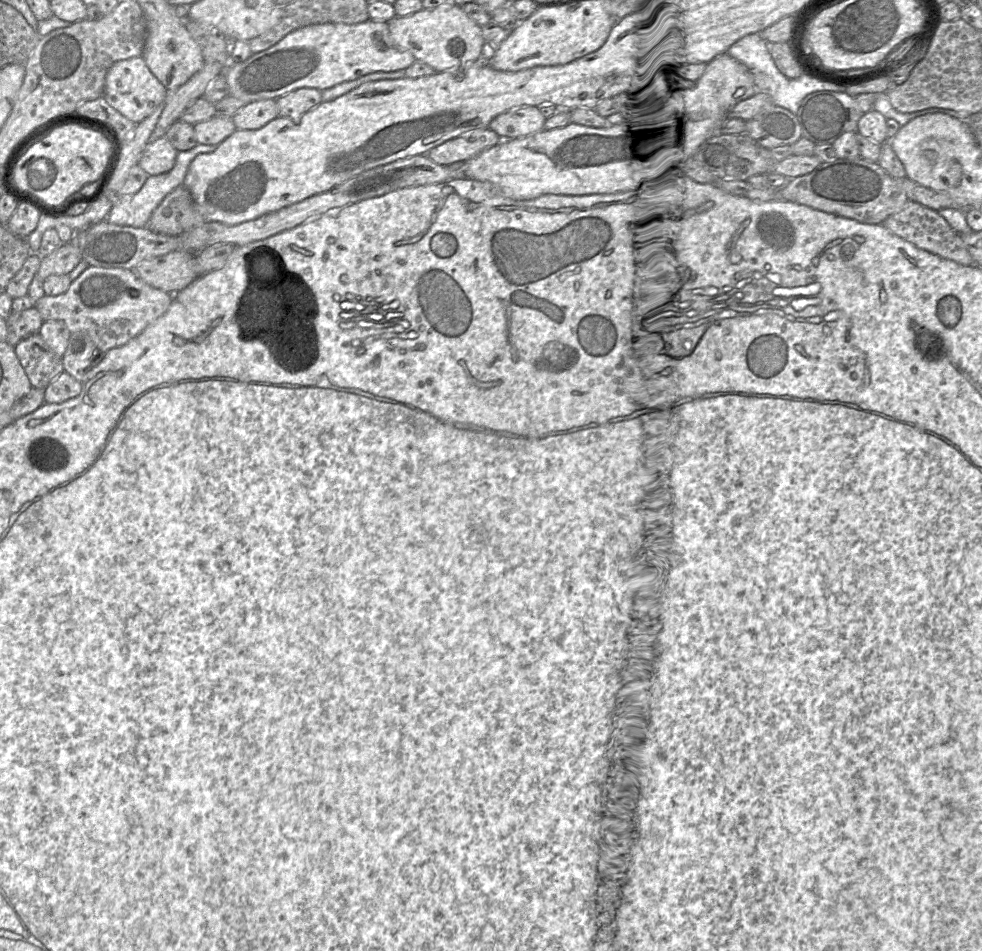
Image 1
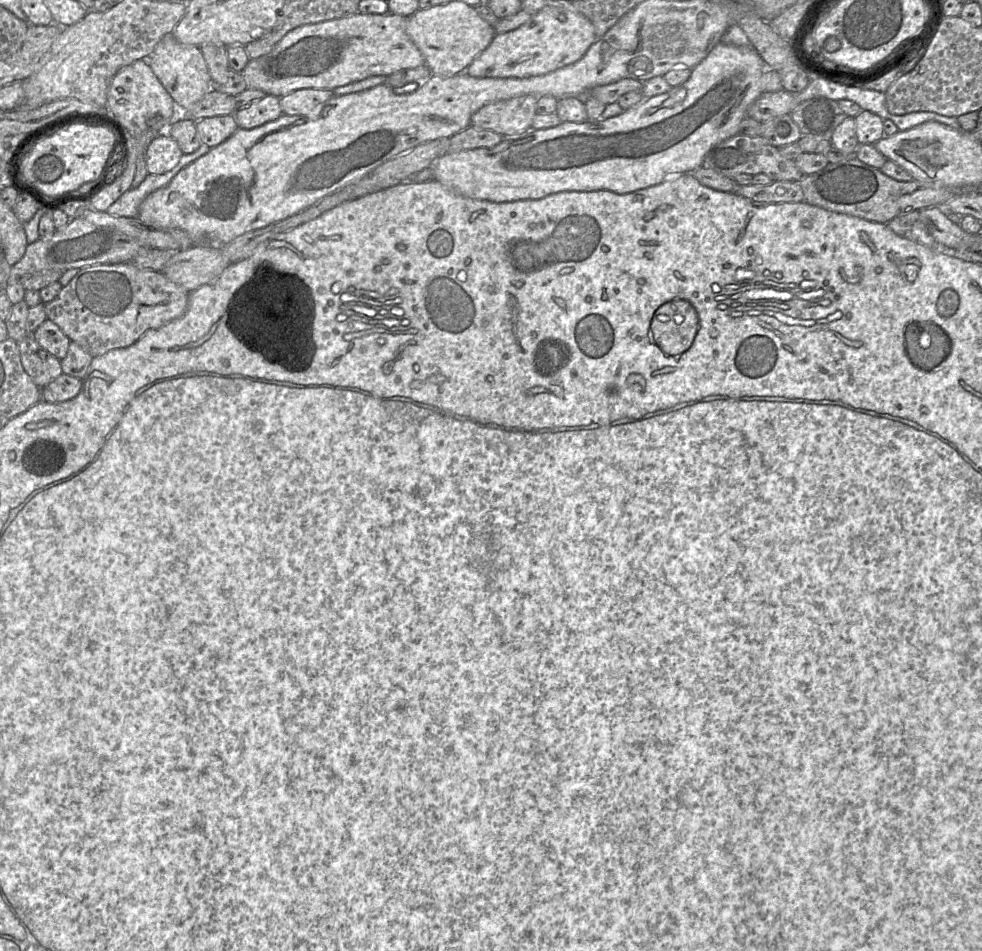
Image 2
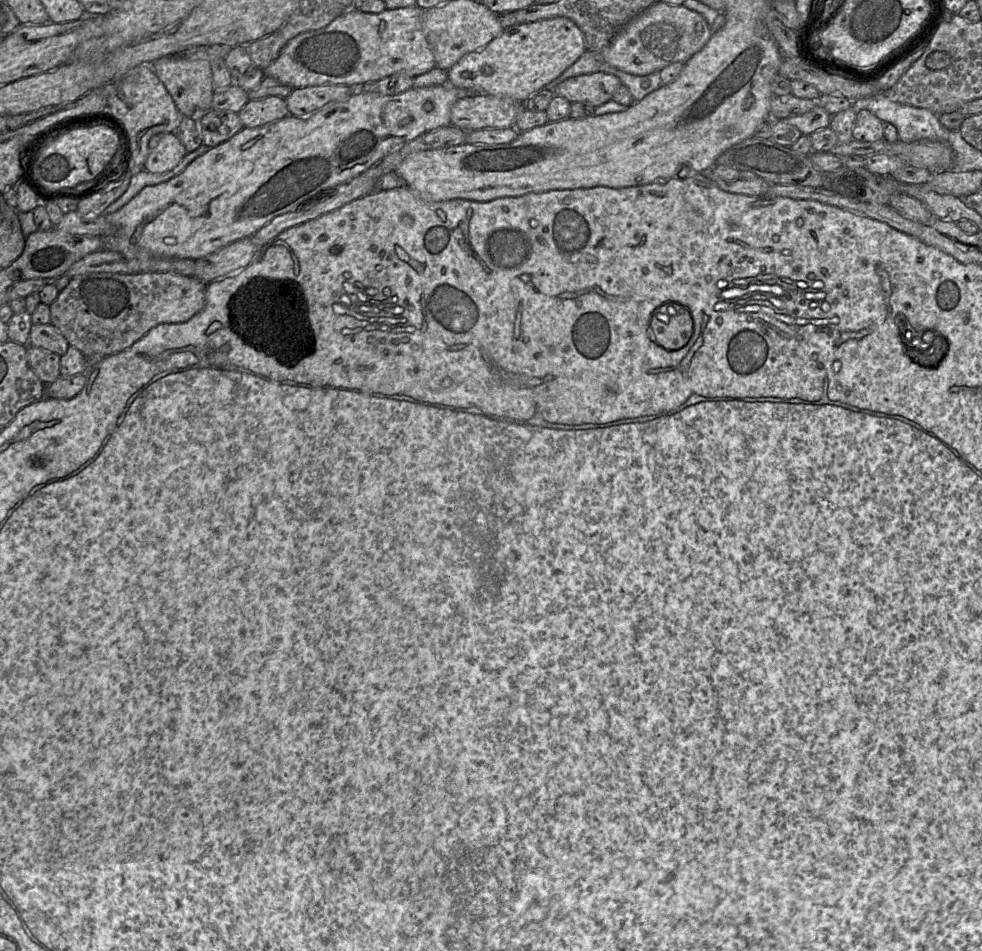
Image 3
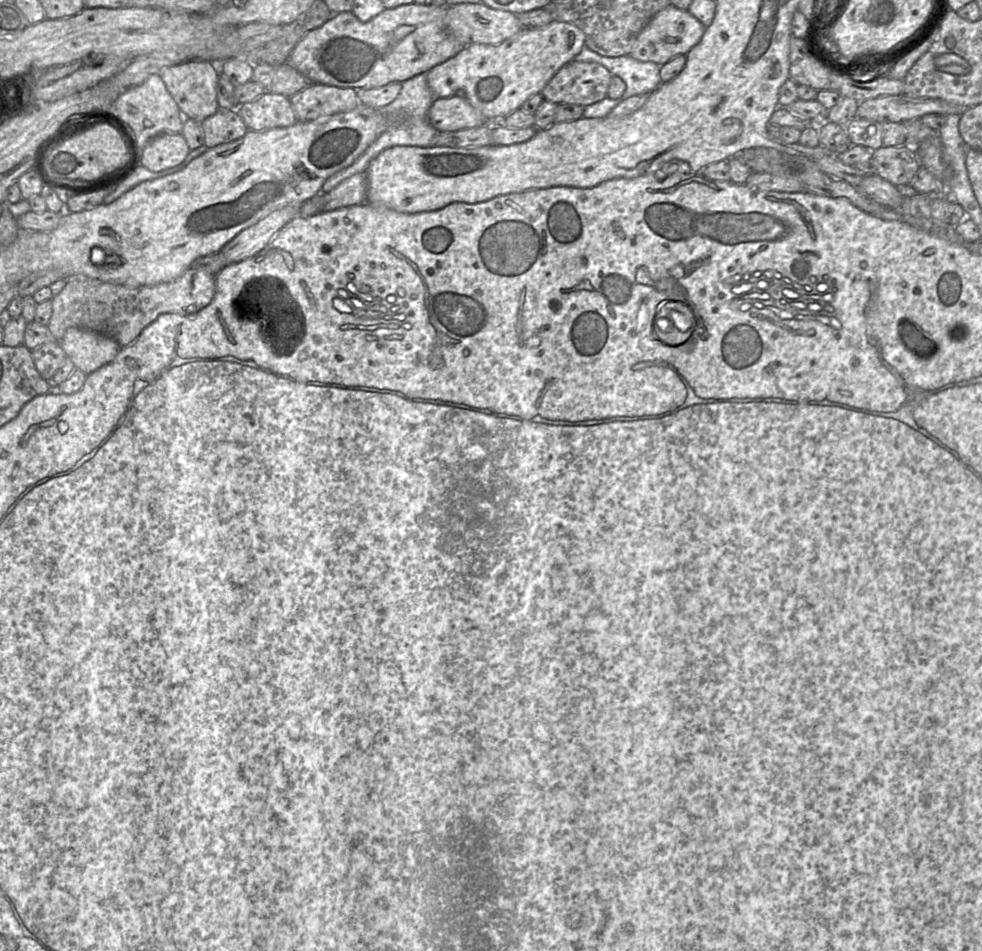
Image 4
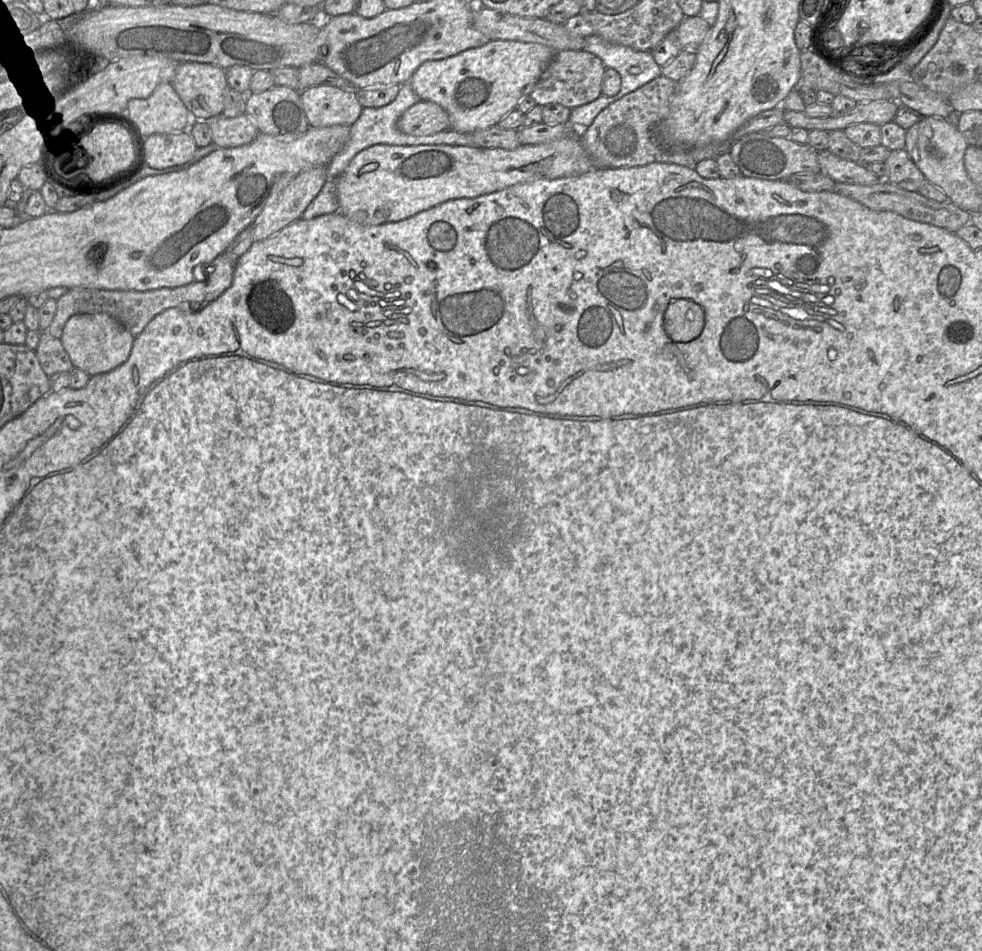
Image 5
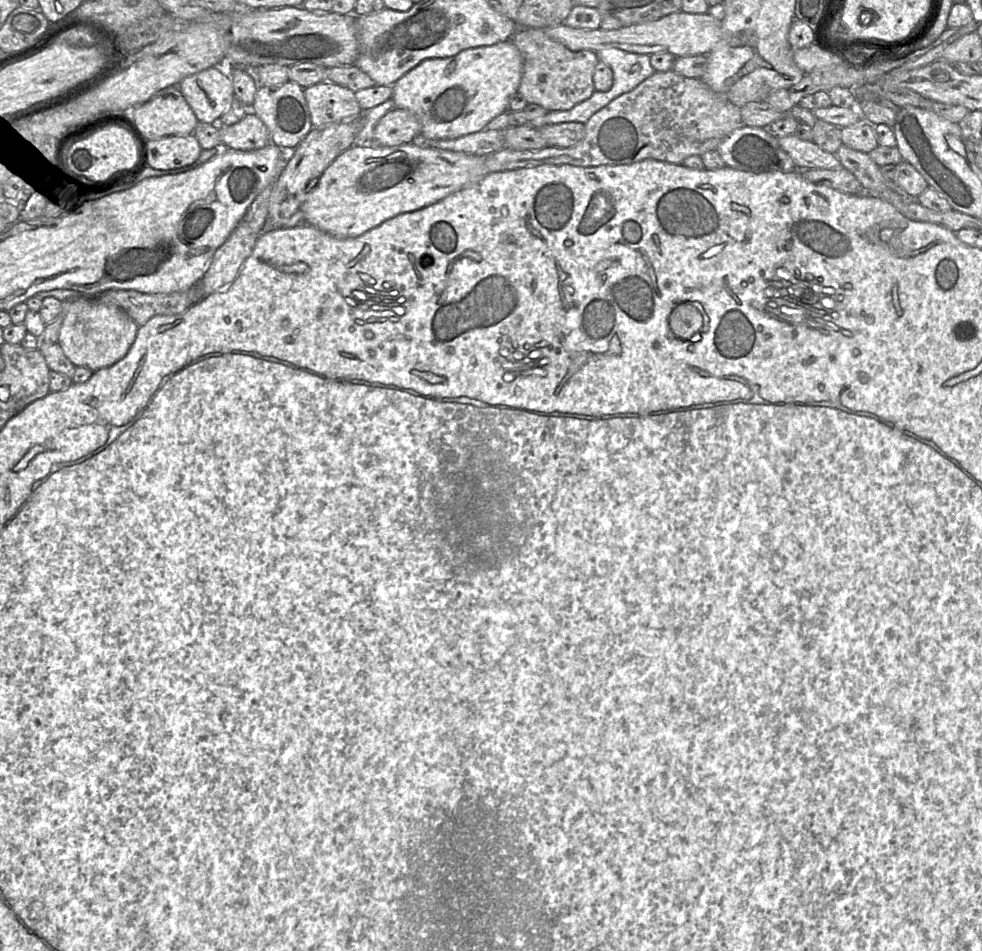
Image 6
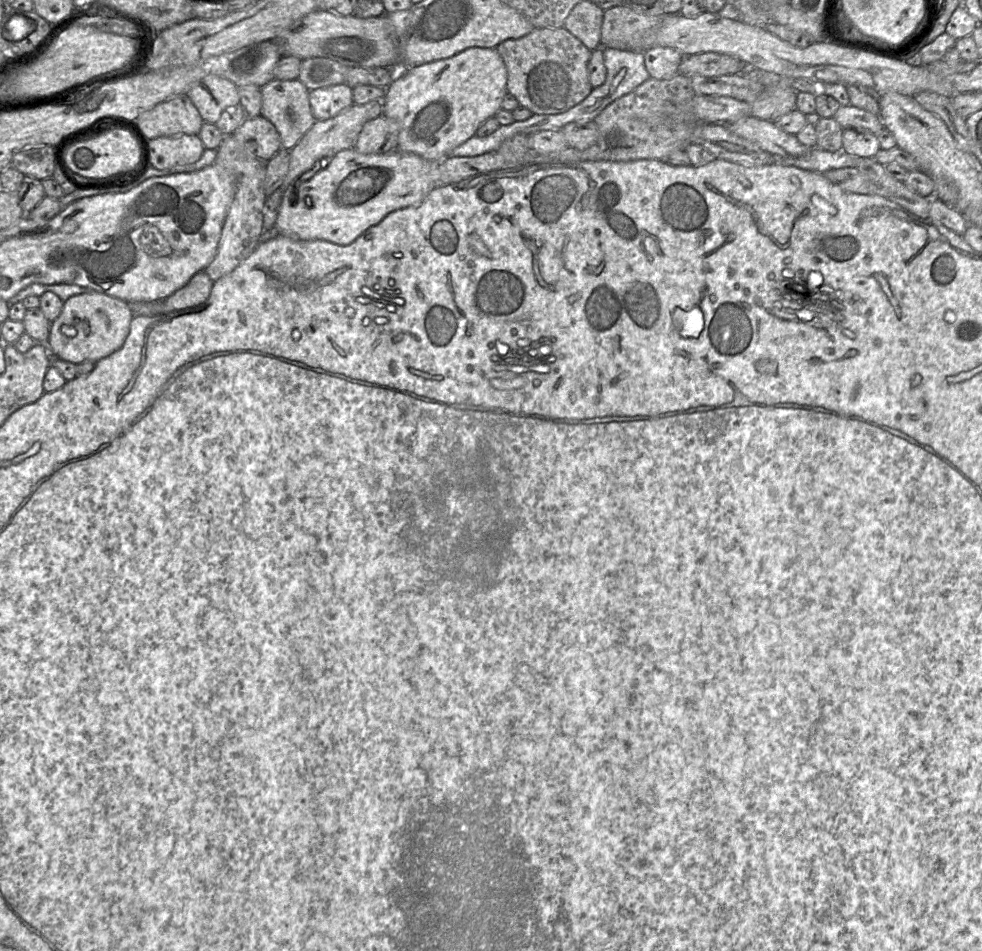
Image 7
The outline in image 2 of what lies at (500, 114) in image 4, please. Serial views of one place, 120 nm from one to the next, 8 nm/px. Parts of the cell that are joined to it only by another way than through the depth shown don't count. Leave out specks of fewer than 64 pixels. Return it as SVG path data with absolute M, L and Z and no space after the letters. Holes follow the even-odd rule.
M547 5L517 29L495 34L491 43L471 62L465 72L477 78L528 78L545 75L581 59L596 40L594 26L585 16L563 7Z

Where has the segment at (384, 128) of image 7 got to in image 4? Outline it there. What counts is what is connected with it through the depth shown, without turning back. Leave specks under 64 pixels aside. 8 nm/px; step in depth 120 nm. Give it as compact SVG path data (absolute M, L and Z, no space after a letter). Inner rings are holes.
M459 95L435 98L428 111L428 120L432 127L440 132L457 131L487 124L486 117L464 96Z

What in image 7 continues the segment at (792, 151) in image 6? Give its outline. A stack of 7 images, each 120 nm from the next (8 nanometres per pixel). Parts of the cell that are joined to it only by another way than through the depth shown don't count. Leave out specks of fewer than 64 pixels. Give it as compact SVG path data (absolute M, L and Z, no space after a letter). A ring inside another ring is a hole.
M746 116L726 125L732 132L757 143L775 158L802 157L810 150L797 139L796 135L778 128L774 121Z

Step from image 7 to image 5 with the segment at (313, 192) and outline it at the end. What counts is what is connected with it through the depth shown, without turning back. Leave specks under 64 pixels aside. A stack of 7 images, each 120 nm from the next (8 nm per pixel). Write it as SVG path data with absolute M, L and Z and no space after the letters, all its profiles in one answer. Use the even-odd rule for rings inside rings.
M572 134L572 135L568 135L565 137L562 137L560 139L554 140L554 141L550 141L550 142L546 142L543 144L538 144L538 145L520 145L519 147L517 147L516 149L513 150L505 150L505 149L501 149L501 148L478 148L478 147L468 147L468 146L451 146L451 145L418 145L418 146L402 146L402 145L386 145L386 144L376 144L373 146L370 146L362 151L360 151L359 153L357 153L354 158L351 160L351 162L349 163L348 167L346 168L346 170L336 179L336 191L337 191L337 199L338 199L338 204L339 204L339 212L342 213L343 215L345 215L347 218L361 224L361 225L365 225L365 226L375 226L375 225L383 225L383 224L389 224L392 222L398 222L404 219L407 219L409 217L412 217L422 211L428 210L430 208L433 208L435 206L438 206L440 204L443 204L449 200L454 200L454 199L460 199L460 198L475 198L478 196L482 196L485 194L490 194L493 192L497 192L500 190L503 190L505 188L517 185L517 184L521 184L521 183L526 183L526 182L530 182L536 179L558 179L558 178L564 178L564 177L570 177L570 176L577 176L577 175L581 175L581 174L585 174L590 172L592 169L603 169L603 168L594 168L593 162L591 160L591 158L589 157L589 155L587 154L586 150L584 149L581 140L580 140L580 134Z

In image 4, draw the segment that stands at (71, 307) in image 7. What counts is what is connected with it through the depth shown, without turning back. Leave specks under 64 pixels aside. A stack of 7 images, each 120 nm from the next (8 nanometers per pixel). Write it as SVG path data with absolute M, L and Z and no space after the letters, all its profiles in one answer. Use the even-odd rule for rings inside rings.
M76 327L66 330L60 344L75 369L86 375L113 361L121 349L117 341L107 335Z

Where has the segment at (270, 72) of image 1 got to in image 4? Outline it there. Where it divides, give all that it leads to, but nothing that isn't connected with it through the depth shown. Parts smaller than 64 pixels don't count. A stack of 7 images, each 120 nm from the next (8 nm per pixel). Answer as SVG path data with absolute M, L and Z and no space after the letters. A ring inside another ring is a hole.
M416 3L400 5L396 8L385 8L381 13L367 22L360 21L351 11L332 13L332 18L322 26L309 31L293 48L287 63L308 77L312 83L342 87L342 88L376 88L387 85L391 82L404 82L423 72L427 73L432 67L445 62L458 54L465 45L456 40L448 31L445 25L445 16L448 6L420 5Z

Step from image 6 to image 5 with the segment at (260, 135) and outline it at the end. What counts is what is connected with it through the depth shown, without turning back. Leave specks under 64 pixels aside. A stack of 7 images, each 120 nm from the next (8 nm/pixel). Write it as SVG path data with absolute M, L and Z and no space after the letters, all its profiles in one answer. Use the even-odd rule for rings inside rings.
M246 114L234 118L219 115L208 123L212 133L212 143L218 148L247 145L259 134L256 124Z

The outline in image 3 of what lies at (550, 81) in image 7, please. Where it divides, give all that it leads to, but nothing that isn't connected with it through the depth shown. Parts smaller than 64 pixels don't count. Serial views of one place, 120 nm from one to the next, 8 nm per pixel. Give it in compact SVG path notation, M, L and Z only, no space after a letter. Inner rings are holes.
M595 72L568 78L556 85L553 92L570 103L582 102L598 107L612 100L612 95L621 84L615 75Z

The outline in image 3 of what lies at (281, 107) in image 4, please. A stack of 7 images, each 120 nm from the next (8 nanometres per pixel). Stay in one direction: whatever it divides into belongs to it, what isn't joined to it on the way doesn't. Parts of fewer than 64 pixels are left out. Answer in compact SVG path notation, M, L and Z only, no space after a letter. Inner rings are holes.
M279 96L249 100L238 113L243 125L255 128L270 124L289 115L286 100Z

